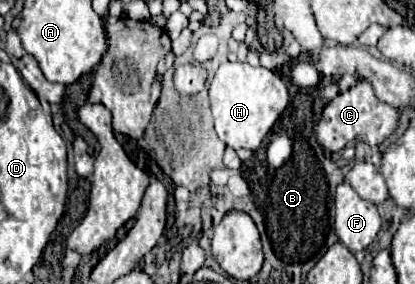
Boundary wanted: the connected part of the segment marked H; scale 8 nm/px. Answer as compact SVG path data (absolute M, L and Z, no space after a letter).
M225 62L219 66L213 82L209 84L209 102L215 118L217 136L233 150L257 150L273 128L281 112L289 104L289 90L283 80L263 66L249 66L243 62Z

